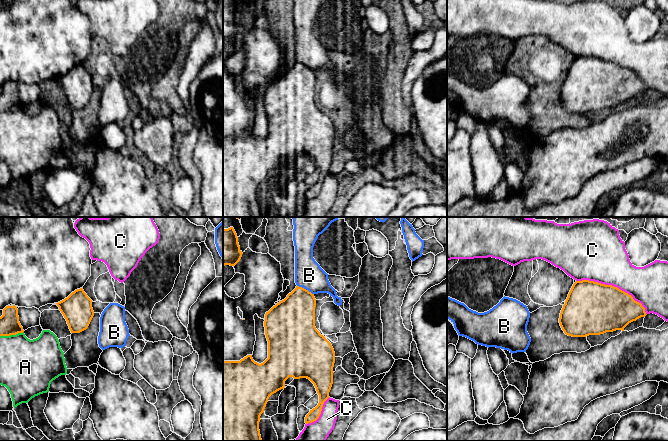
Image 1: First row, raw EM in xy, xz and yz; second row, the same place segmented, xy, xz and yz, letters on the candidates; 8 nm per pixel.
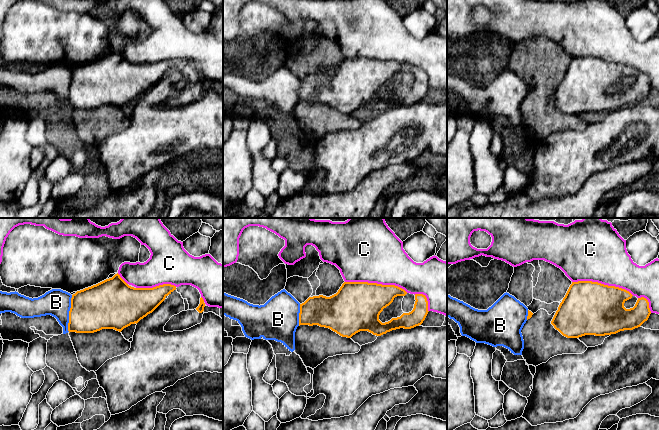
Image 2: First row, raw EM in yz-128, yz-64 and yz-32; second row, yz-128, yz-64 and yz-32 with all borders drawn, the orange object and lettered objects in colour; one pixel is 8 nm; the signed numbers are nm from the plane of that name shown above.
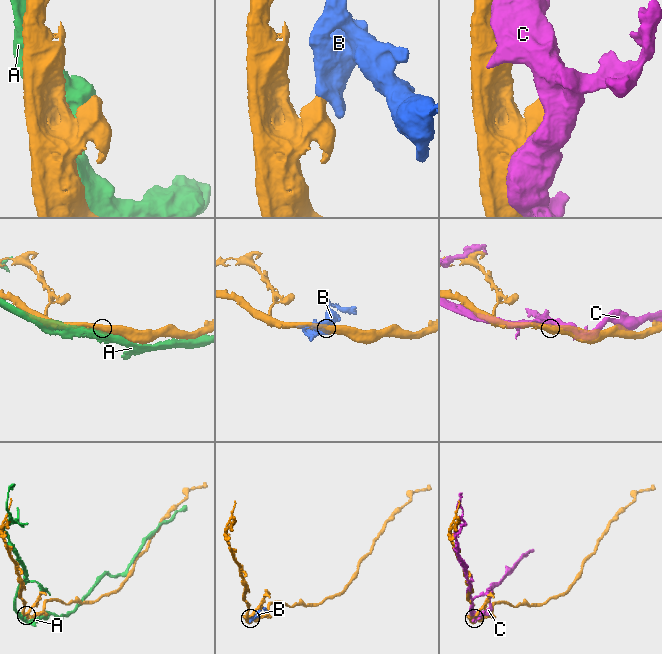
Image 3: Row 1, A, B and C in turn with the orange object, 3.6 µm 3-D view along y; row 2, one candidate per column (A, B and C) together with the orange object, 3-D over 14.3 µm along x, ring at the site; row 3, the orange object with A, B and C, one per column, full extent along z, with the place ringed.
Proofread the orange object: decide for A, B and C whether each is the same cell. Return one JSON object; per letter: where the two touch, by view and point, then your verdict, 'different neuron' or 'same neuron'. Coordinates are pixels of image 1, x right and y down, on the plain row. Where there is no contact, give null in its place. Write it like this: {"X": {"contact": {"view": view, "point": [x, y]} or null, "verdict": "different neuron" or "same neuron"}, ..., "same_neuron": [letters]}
{"A": {"contact": {"view": "xy", "point": [11, 110]}, "verdict": "different neuron"}, "B": {"contact": {"view": "xz", "point": [305, 65]}, "verdict": "different neuron"}, "C": {"contact": {"view": "yz", "point": [613, 62]}, "verdict": "different neuron"}, "same_neuron": []}

